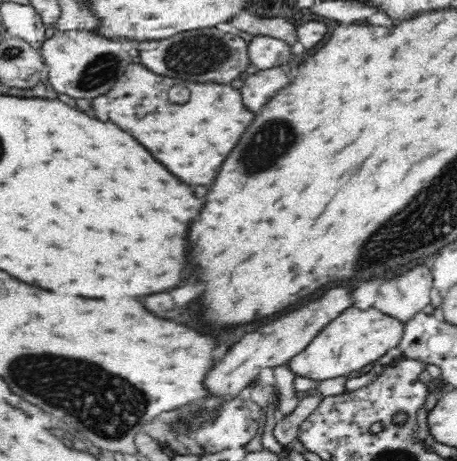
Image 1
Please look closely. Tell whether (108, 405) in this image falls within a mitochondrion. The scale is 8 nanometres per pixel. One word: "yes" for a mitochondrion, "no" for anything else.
yes

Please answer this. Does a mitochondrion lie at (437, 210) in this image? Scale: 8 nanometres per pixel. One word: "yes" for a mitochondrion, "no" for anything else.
yes

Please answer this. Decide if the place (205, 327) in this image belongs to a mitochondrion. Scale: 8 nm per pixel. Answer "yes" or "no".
no

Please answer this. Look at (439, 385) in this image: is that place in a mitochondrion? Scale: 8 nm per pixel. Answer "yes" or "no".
no

